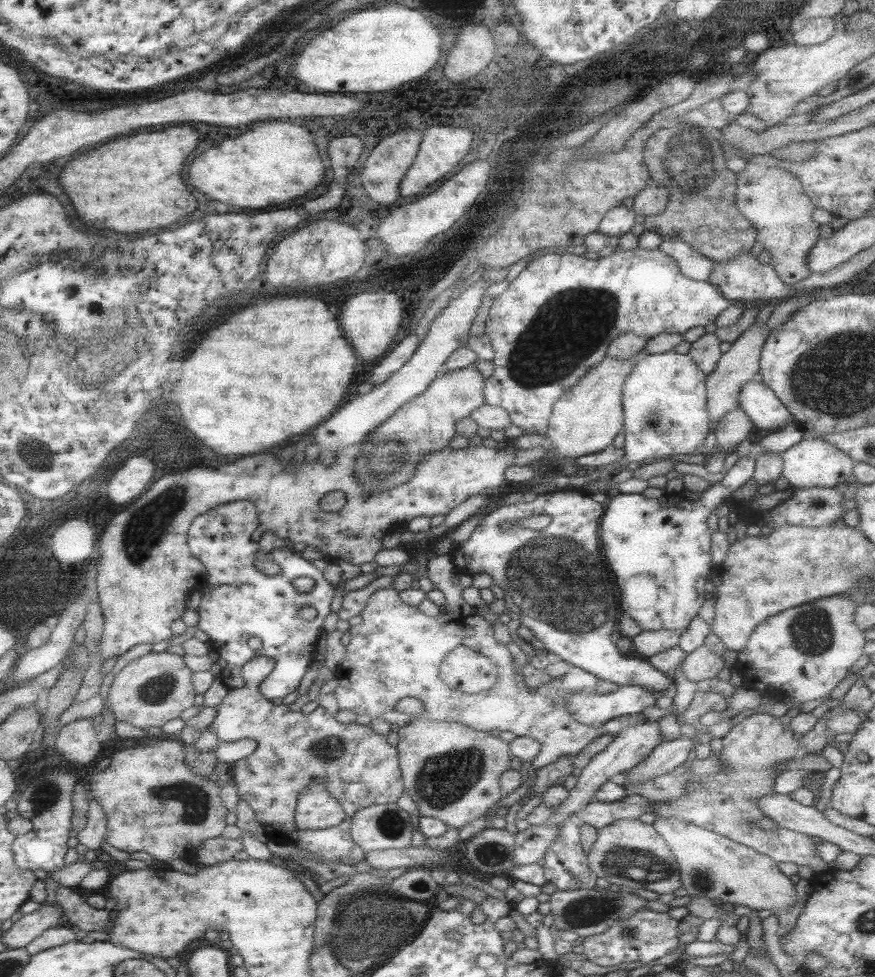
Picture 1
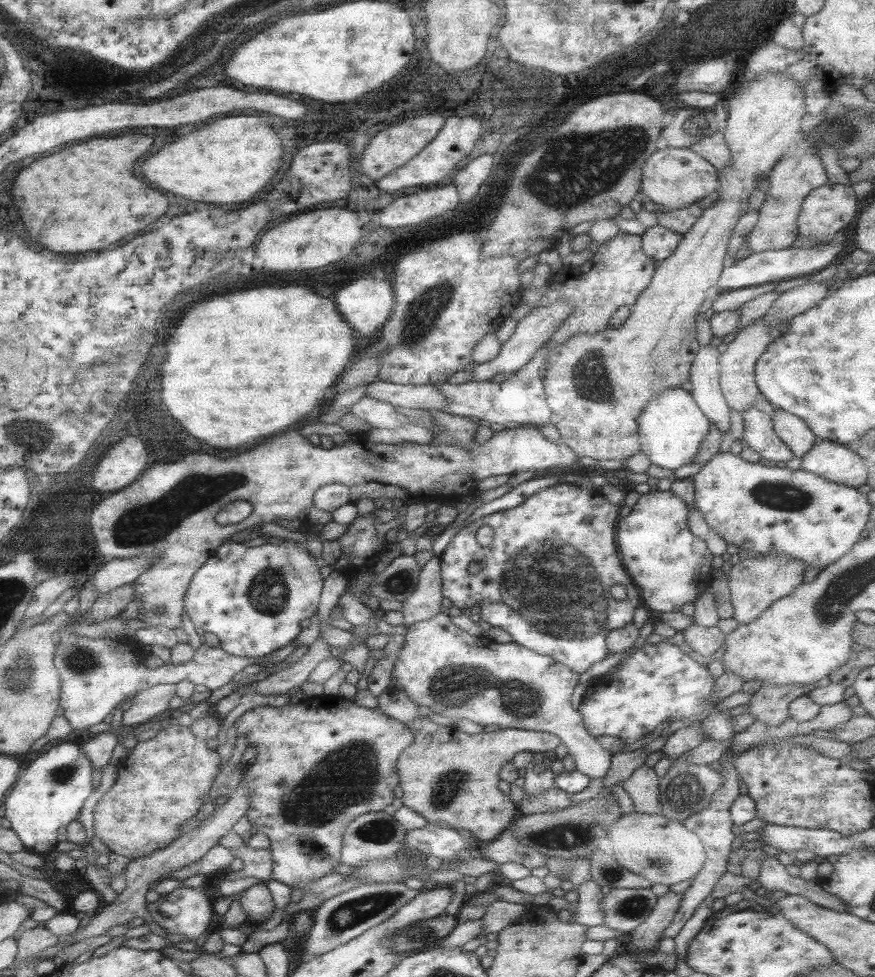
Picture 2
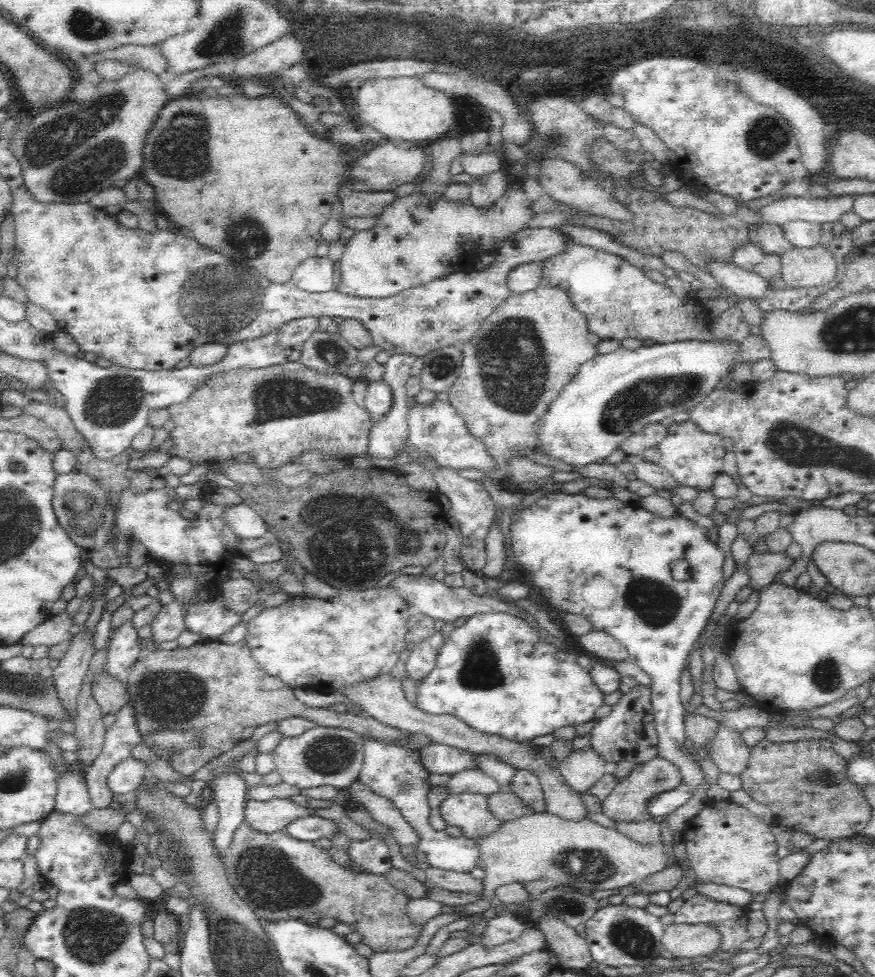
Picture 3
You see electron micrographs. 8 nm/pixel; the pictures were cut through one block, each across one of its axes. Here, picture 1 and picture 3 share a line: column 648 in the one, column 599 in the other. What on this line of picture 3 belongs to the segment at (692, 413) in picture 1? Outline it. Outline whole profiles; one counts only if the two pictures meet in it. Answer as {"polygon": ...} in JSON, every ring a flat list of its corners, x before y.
{"polygon":[[728,339,712,341,692,341,655,343,634,350,618,347,608,354,596,354,592,360,584,362,570,382,551,402,542,418,536,420,536,440,534,445,540,452,562,464,583,467,610,456,616,448,647,424,659,423,664,416,676,412,689,411,700,404,726,377,734,371,741,360,741,344]]}

